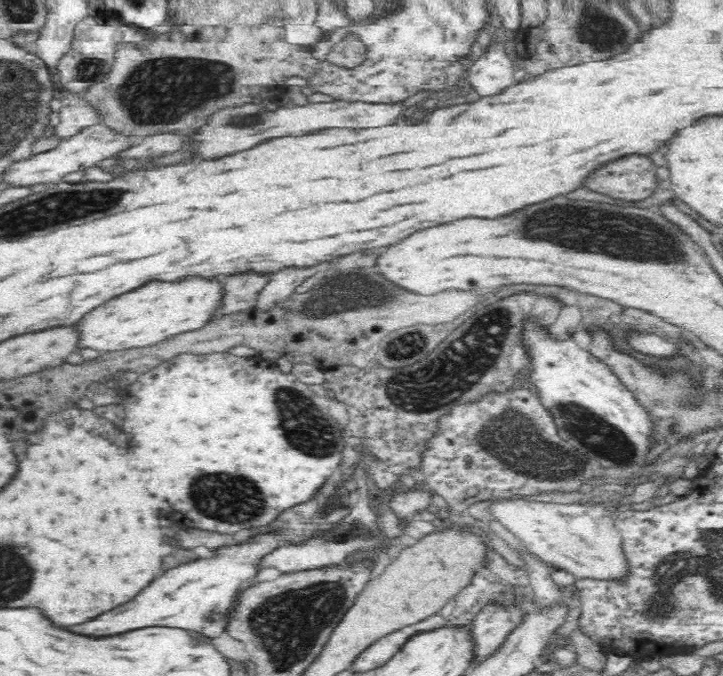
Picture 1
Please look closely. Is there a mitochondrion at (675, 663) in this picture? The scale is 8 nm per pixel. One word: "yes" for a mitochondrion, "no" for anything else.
no

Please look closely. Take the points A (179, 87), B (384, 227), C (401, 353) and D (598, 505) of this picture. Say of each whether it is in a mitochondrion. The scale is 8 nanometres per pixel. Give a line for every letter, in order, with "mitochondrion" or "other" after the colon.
A: mitochondrion
B: other
C: mitochondrion
D: other

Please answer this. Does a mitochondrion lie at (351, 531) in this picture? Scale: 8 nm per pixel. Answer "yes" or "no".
yes

